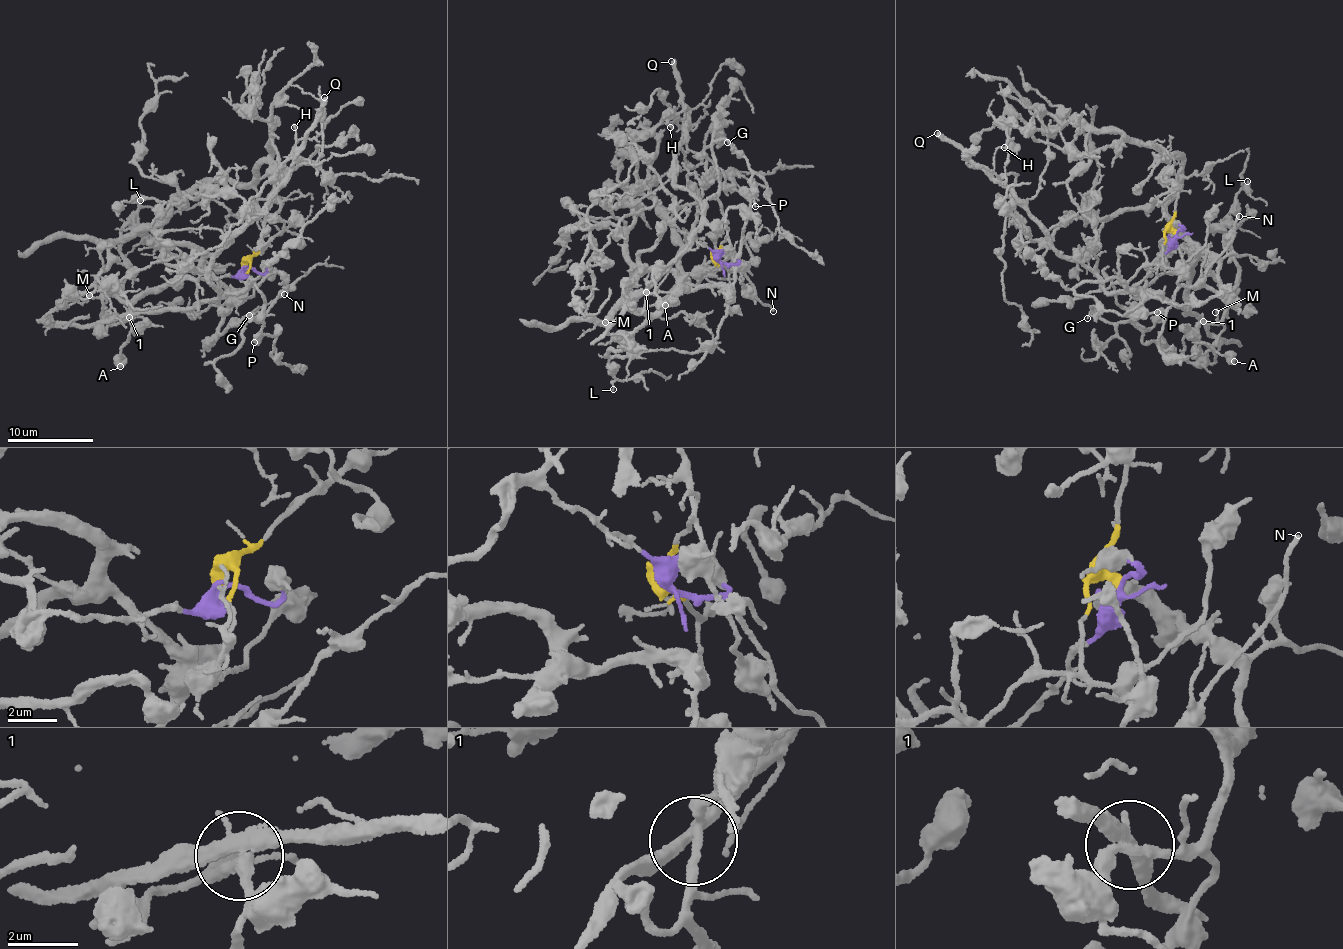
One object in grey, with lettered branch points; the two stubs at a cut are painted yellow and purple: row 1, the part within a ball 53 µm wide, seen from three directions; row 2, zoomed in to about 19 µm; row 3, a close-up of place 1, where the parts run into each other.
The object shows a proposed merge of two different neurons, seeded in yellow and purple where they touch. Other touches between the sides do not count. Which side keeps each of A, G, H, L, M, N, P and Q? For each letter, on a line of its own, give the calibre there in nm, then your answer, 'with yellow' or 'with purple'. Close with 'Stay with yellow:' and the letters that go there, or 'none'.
A: 700 nm | with purple
G: 130 nm | with yellow
H: 130 nm | with yellow
L: 120 nm | with purple
M: 120 nm | with purple
N: 180 nm | with purple
P: 150 nm | with yellow
Q: 400 nm | with yellow
Stay with yellow: G, H, P, Q

